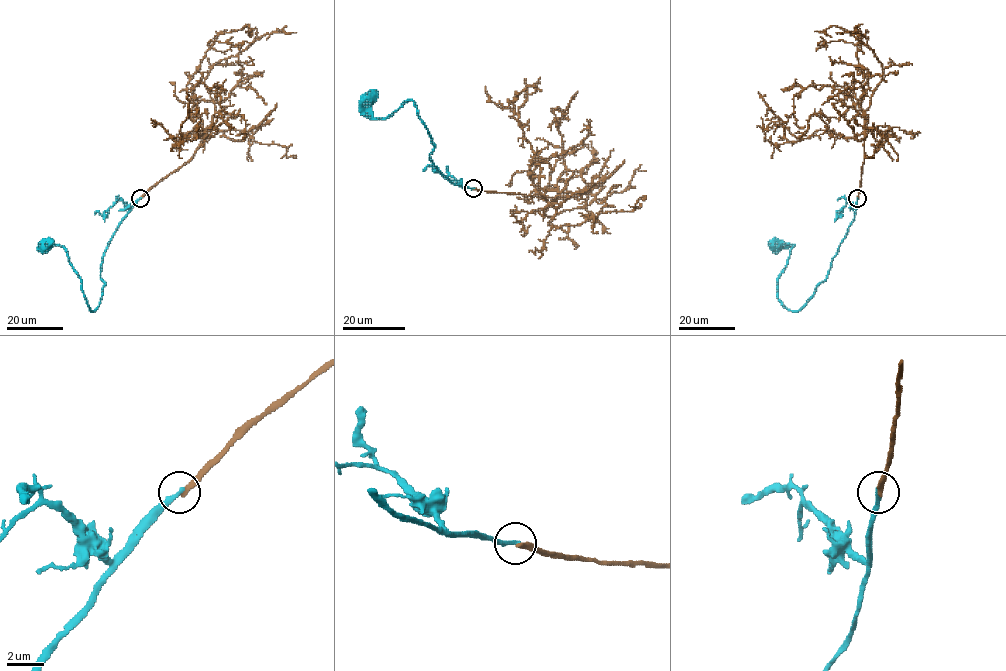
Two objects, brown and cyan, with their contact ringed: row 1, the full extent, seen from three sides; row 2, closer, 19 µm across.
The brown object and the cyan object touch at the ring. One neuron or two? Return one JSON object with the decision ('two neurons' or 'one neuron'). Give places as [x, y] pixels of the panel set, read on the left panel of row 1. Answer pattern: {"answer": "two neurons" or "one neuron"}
{"answer": "two neurons"}

